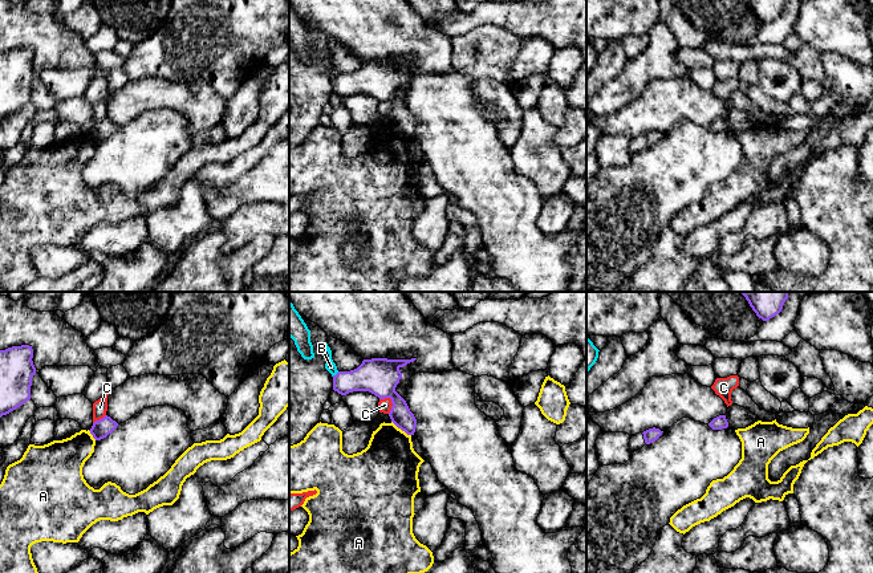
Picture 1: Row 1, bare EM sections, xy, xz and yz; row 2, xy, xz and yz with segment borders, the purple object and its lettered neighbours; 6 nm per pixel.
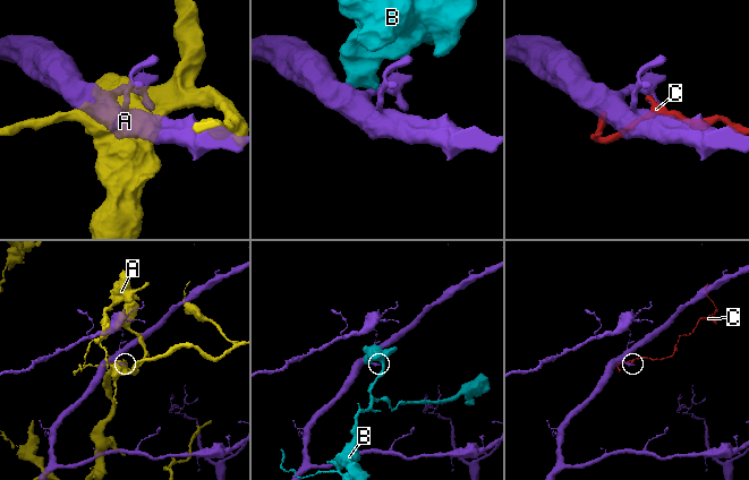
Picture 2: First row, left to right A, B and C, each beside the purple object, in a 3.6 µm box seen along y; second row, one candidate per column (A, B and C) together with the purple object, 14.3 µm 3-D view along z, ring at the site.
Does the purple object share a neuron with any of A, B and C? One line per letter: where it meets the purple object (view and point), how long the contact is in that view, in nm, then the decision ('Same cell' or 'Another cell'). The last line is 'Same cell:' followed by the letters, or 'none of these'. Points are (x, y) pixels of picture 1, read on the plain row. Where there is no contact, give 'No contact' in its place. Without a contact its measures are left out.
A: Touches purple at xz (401, 131). Shared border 150 nm. Another cell
B: Touches purple at xz (336, 77). Shared border 50 nm. Another cell
C: Touches purple at xz (392, 104). Shared border 110 nm. Another cell
Same cell: none of these

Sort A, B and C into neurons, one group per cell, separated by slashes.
A / B / C

